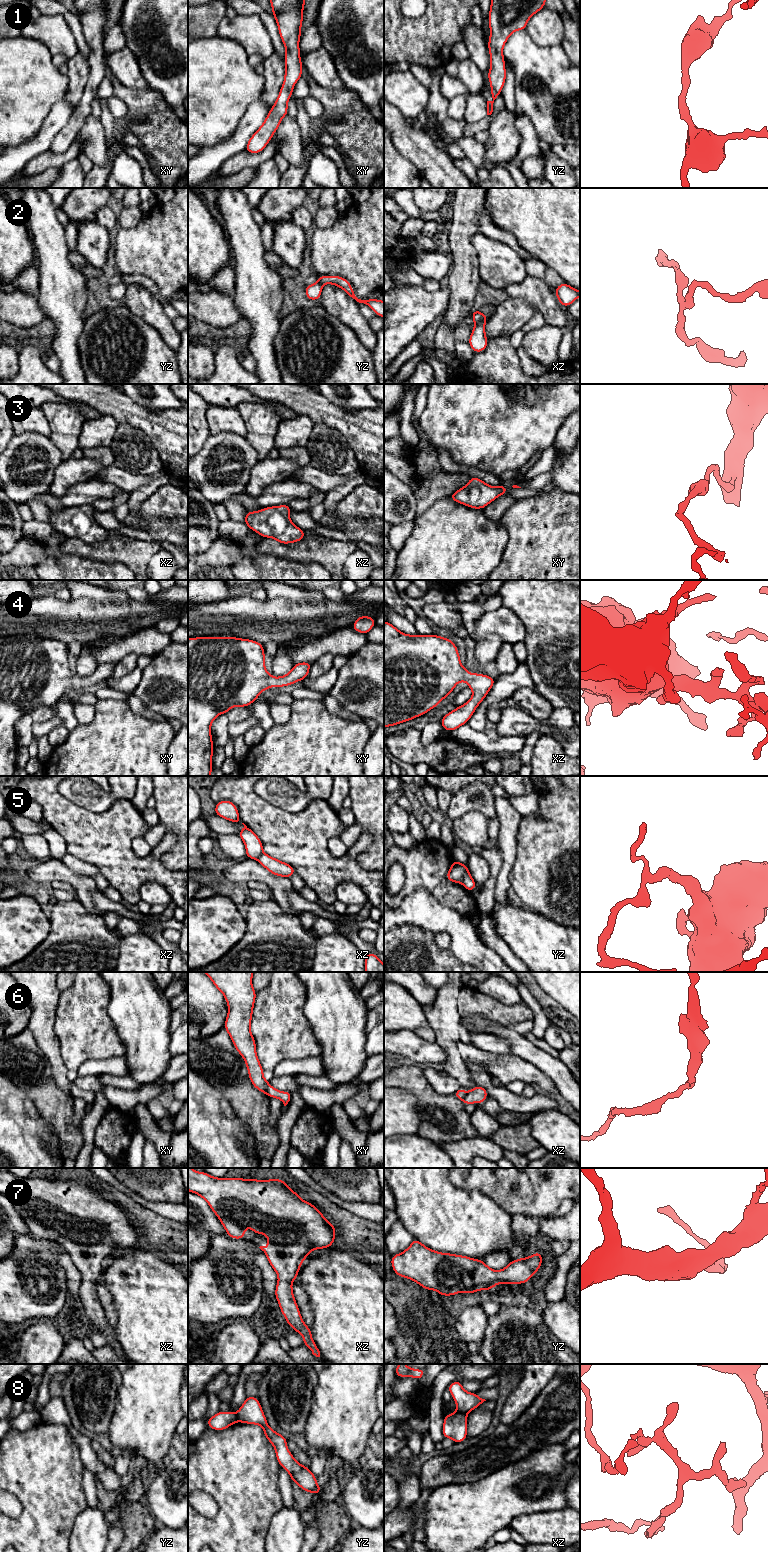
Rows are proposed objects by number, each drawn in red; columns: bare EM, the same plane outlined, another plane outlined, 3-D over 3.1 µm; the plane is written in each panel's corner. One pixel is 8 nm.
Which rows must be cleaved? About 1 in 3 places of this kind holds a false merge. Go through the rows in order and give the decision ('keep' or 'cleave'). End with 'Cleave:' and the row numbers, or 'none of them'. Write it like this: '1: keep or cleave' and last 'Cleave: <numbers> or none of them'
1: keep
2: cleave
3: keep
4: keep
5: cleave
6: cleave
7: keep
8: cleave
Cleave: 2, 5, 6, 8

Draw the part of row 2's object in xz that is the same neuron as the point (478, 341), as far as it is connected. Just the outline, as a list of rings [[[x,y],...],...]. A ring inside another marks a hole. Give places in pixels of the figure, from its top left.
[[[487,320],[475,323],[469,337],[468,343],[476,353],[484,351],[488,346],[488,339],[485,334],[486,321]]]

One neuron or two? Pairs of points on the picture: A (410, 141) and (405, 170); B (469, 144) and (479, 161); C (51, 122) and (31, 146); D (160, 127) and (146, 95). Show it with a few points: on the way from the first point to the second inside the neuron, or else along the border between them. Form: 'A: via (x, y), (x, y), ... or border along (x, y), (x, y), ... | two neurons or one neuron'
A: border along (394, 145), (417, 169), (422, 177) | two neurons
B: via (472, 148), (476, 152), (477, 157) | one neuron
C: via (50, 128), (37, 141) | one neuron
D: via (160, 119), (158, 112), (150, 103) | one neuron

